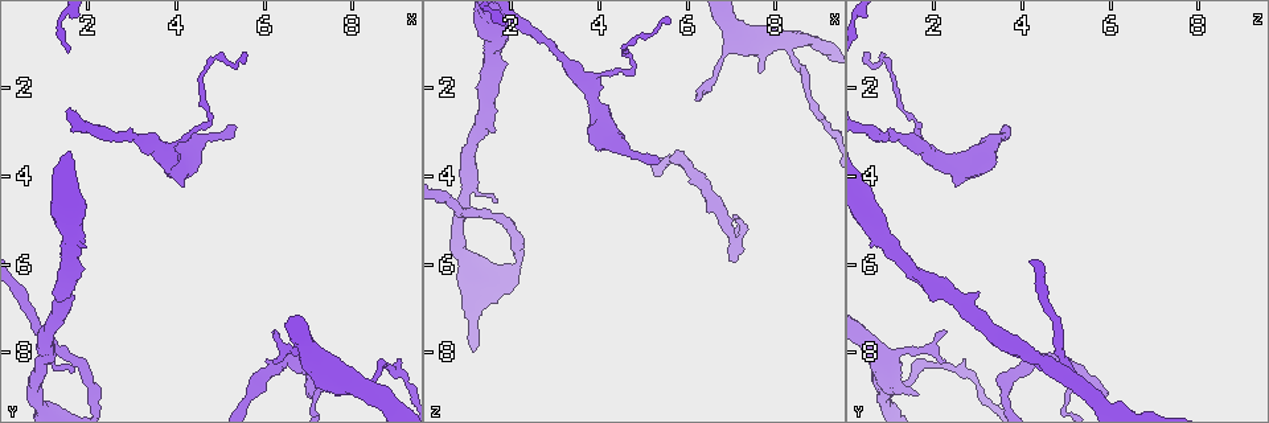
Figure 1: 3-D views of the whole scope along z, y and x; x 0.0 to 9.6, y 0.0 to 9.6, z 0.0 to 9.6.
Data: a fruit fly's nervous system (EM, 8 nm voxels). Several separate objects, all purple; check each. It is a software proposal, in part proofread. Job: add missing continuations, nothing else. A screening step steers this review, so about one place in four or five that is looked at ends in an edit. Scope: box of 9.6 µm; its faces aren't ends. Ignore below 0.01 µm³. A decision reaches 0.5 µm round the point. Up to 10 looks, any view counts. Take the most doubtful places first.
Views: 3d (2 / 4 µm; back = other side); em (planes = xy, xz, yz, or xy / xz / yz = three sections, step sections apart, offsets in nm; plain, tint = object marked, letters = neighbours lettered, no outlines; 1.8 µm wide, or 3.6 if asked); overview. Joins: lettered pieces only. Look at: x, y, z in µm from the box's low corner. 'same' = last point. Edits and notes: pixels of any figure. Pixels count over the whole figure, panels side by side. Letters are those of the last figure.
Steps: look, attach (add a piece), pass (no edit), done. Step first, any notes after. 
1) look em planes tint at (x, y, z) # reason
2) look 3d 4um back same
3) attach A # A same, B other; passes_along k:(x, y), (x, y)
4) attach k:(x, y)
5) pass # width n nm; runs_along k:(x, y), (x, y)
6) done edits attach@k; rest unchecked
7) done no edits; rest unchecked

look 3d 2um at (5.30, 2.95, 3.55) # branch stops here

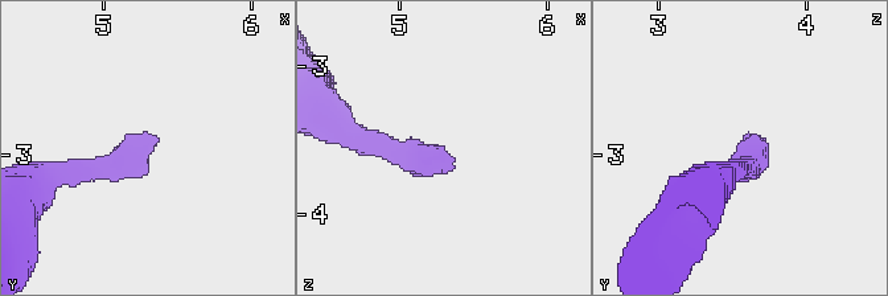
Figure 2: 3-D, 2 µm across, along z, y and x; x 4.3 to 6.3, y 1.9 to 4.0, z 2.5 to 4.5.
look em planes tint at (5.30, 2.88, 3.56) # now the EM

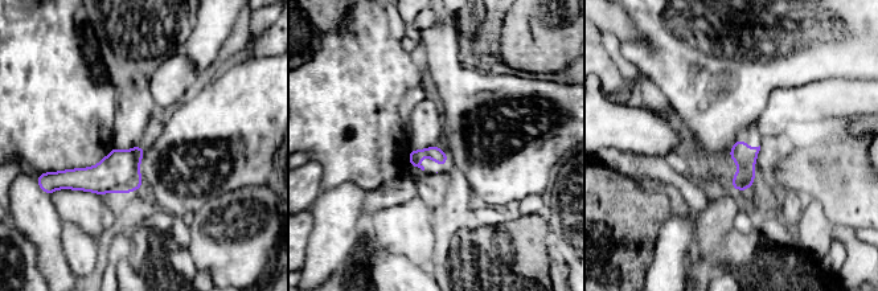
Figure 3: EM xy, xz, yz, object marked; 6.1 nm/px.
look em planes letters same # what lies round it

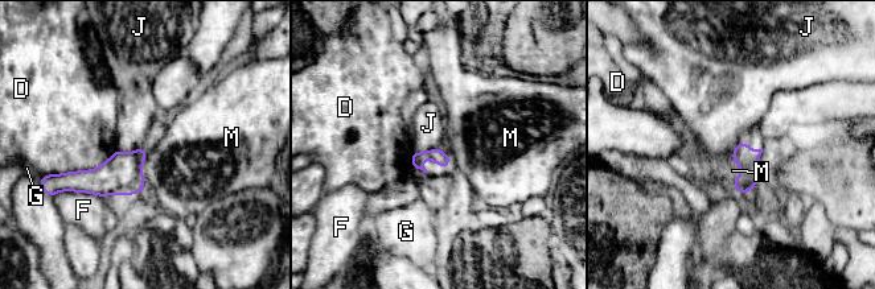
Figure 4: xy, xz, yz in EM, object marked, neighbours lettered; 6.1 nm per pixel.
pass # D other, F other, G other, J other, M other; border 4:(143, 147), (128, 152), (116, 151); none of them fits

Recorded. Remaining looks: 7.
look em planes letters at (4.05, 3.25, 1.75) # thick turns thin

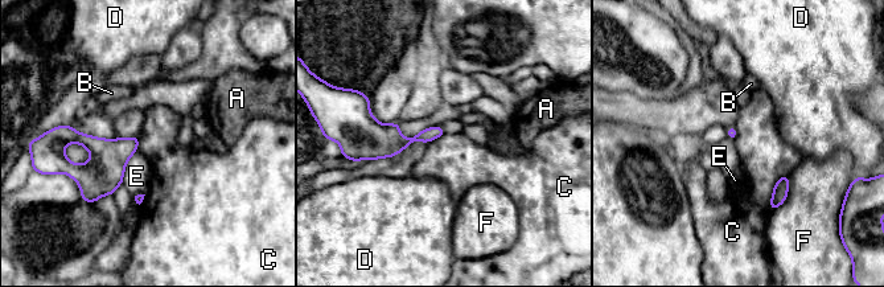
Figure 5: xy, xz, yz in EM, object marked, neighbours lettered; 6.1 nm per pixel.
pass # A other, B other, C other, D other, E other, F other; none of them fits

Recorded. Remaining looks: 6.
look em planes letters at (7.05, 9.05, 5.90) # branch stops here

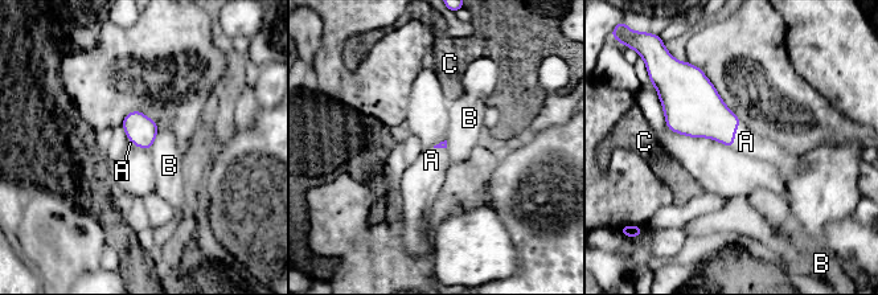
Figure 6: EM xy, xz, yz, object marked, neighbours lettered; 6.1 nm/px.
attach A # A same, B other, C other; passes_along 6:(700, 113), (734, 135), (746, 142); it goes on there

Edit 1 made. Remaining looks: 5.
look 3d 4um at (7.70, 8.90, 1.60) # branch stops here

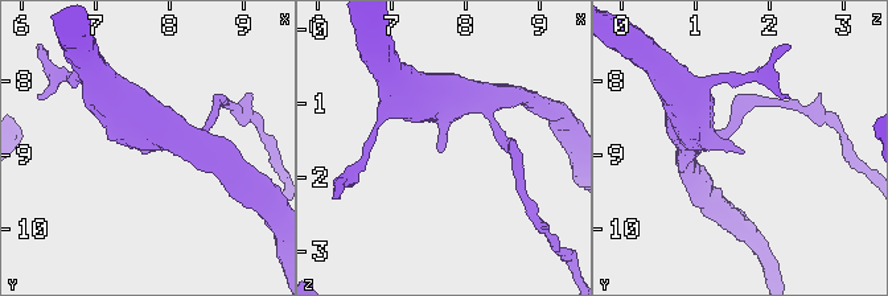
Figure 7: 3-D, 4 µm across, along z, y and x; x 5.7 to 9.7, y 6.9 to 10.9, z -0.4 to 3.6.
look em yz step 16 tint at (7.65, 8.95, 1.65) # now the EM

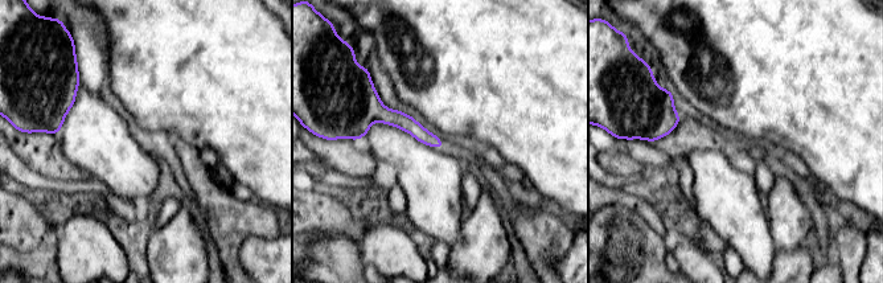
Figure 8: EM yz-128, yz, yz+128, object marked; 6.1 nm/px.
look em planes letters same

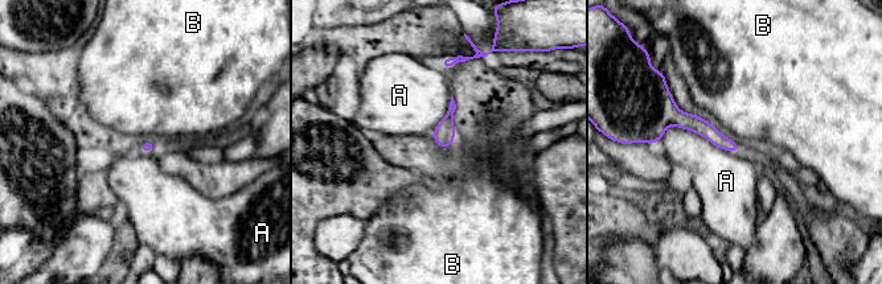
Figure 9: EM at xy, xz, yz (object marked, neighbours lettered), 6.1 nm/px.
pass # A other, B other; border 9:(653, 143), (679, 126), (738, 151); none of them fits

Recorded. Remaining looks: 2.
done edits attach@6; rest unchecked

